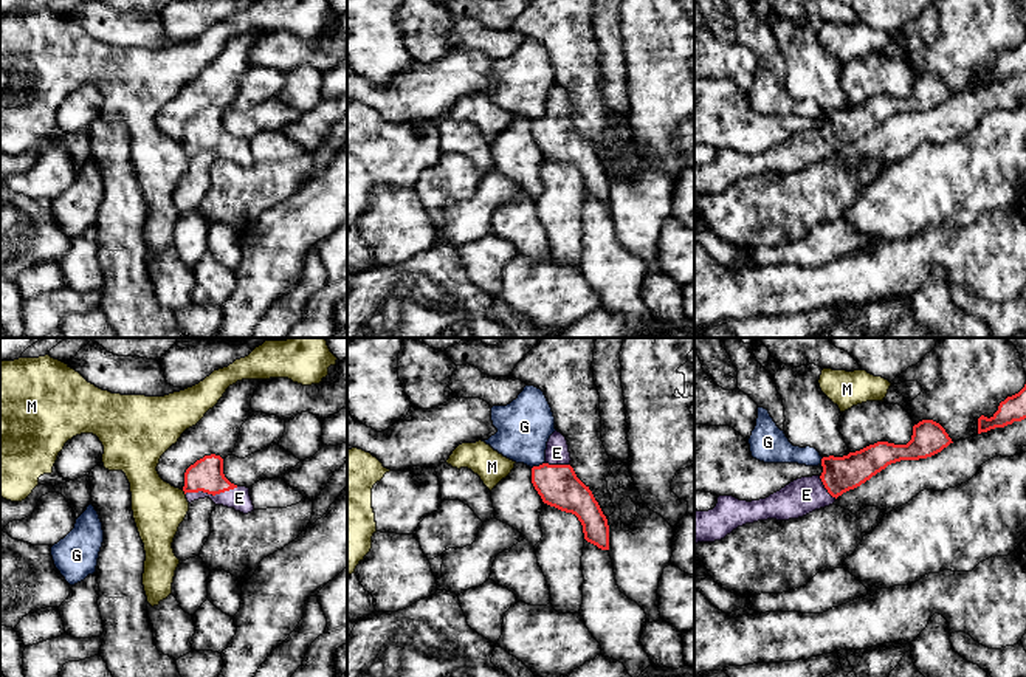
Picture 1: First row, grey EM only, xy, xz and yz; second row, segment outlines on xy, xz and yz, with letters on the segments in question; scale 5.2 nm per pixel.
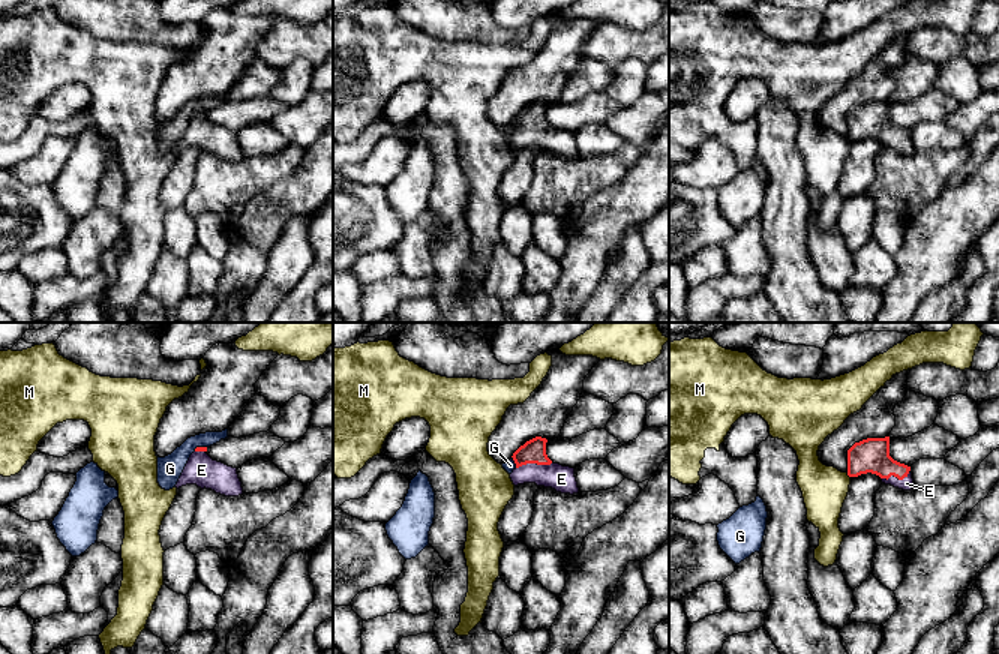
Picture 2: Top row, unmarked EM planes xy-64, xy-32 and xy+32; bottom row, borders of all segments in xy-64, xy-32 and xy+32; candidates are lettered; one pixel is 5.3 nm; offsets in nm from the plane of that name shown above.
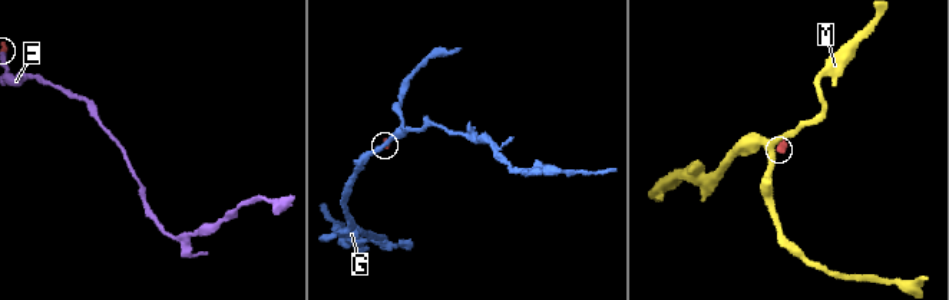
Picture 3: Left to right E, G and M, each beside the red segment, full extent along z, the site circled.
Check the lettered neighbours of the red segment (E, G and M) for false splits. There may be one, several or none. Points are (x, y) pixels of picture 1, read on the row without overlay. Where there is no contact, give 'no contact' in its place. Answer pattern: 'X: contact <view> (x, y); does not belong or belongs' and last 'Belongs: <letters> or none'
E: contact xy (211, 146); belongs
G: contact xz (540, 118); does not belong
M: contact xy (185, 146); does not belong
Belongs: E

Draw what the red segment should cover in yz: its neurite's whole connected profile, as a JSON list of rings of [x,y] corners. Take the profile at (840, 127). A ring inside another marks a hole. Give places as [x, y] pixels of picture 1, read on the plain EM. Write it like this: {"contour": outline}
{"contour": [[[922,73],[913,79],[907,98],[877,95],[843,110],[823,110],[820,129],[797,132],[766,152],[747,155],[719,149],[713,163],[694,164],[694,198],[721,194],[745,177],[803,170],[832,158],[838,149],[860,139],[888,118],[931,110],[950,96],[939,76]]]}

